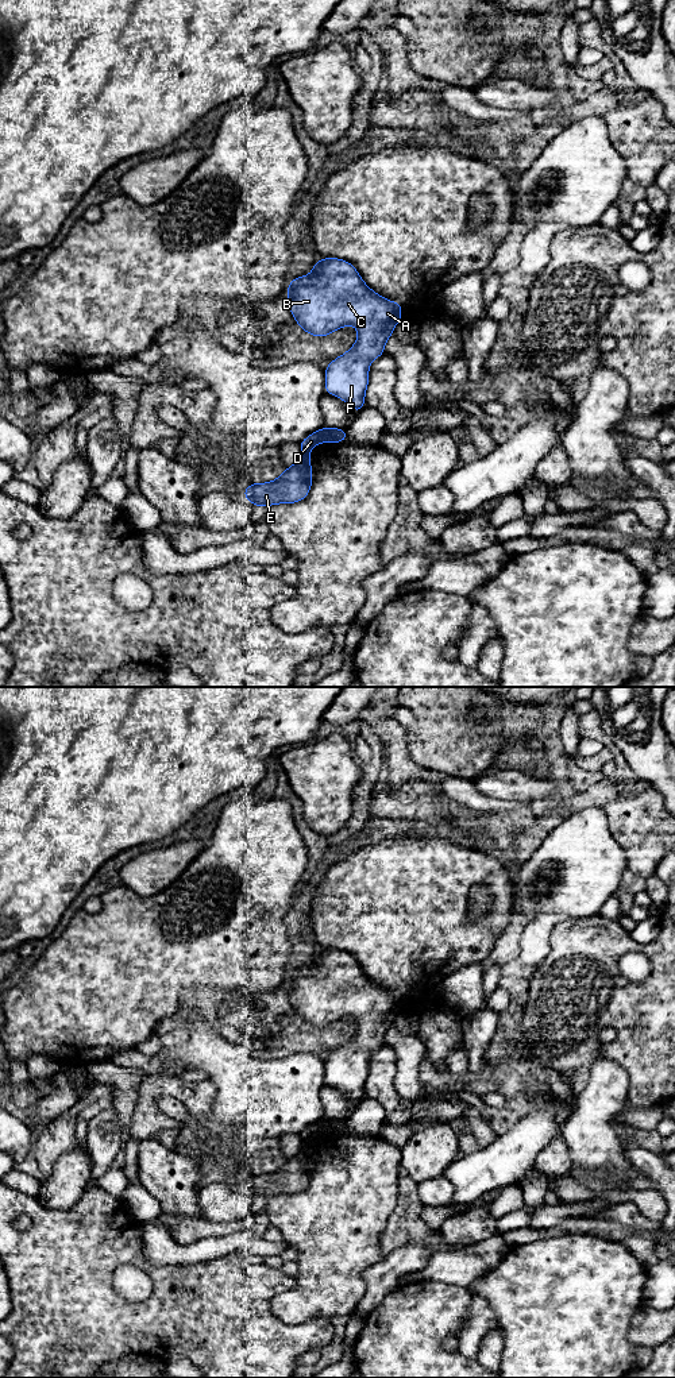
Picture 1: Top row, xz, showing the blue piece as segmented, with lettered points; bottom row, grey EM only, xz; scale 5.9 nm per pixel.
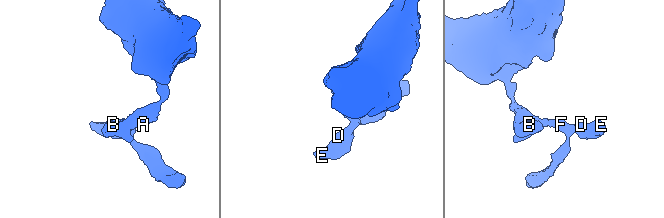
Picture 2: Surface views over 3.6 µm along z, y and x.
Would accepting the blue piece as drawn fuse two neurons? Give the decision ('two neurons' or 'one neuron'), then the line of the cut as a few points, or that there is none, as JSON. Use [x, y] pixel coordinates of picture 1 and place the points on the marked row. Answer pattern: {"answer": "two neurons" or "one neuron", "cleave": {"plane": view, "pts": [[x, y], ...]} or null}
{"answer": "one neuron", "cleave": null}

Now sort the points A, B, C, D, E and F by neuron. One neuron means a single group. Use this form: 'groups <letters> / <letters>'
groups A B C D E F

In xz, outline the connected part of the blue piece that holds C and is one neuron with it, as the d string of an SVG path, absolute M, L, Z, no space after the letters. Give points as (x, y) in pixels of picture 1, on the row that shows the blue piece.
M321 258L313 265L309 275L290 281L286 294L294 321L309 335L328 336L347 325L358 329L358 340L347 352L327 366L324 375L325 393L343 399L352 410L360 412L364 408L370 362L385 352L385 344L393 335L393 328L401 321L402 306L371 290L358 270L339 258Z

